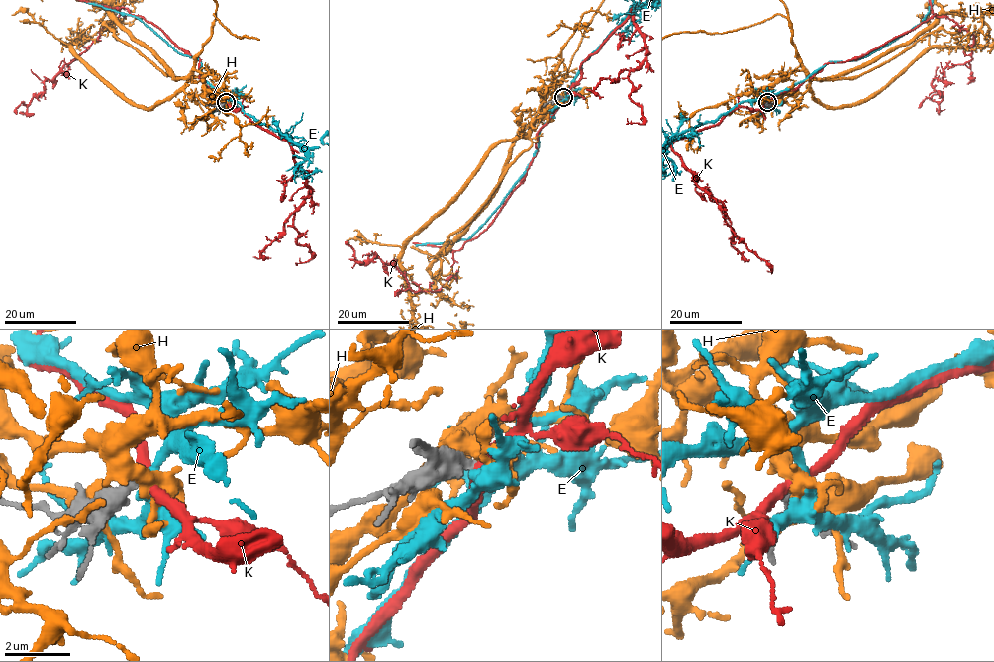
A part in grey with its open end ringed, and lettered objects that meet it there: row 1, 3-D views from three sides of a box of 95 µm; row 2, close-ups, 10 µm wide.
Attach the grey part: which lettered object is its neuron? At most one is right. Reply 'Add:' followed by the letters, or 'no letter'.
Add: E

